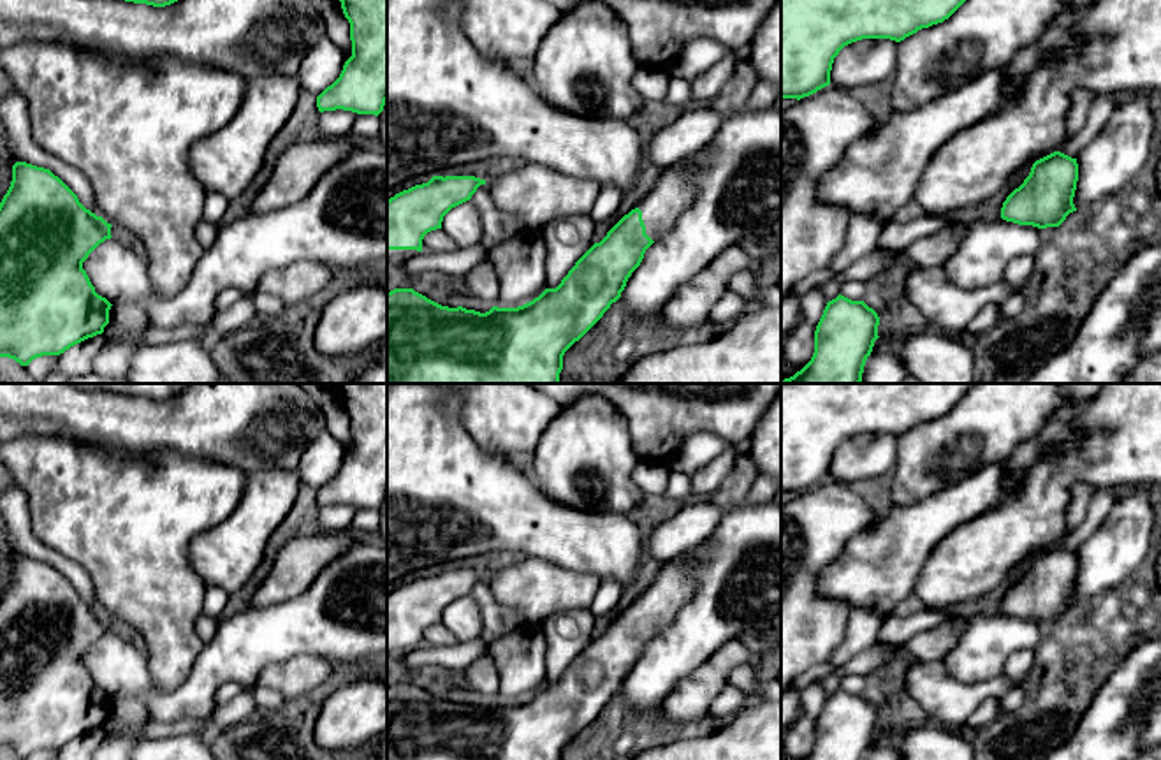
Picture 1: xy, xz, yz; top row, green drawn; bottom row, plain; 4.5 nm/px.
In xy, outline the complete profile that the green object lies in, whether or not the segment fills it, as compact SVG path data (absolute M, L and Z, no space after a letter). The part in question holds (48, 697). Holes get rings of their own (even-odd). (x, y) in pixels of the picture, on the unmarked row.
M26 556L12 559L12 575L0 596L0 751L28 760L42 749L60 749L104 727L111 697L95 686L83 656L106 633L111 618L86 603L77 589L49 563Z

